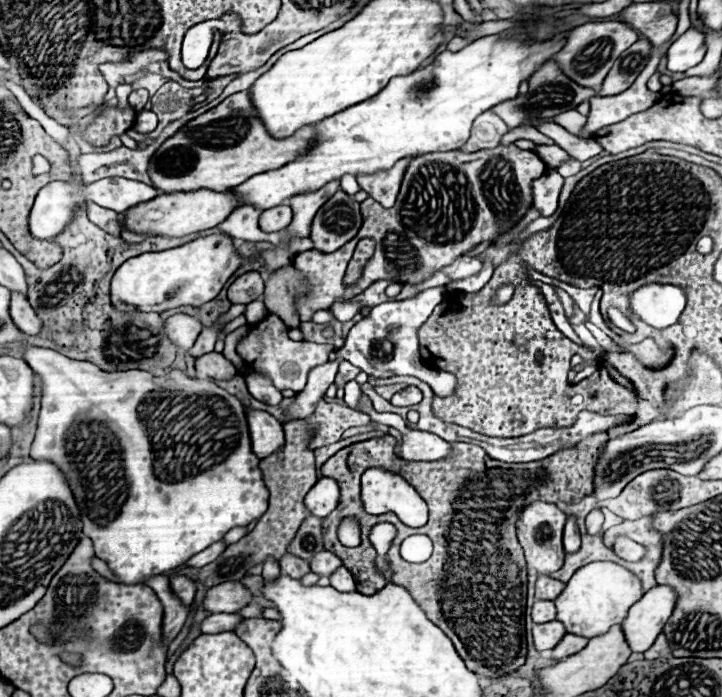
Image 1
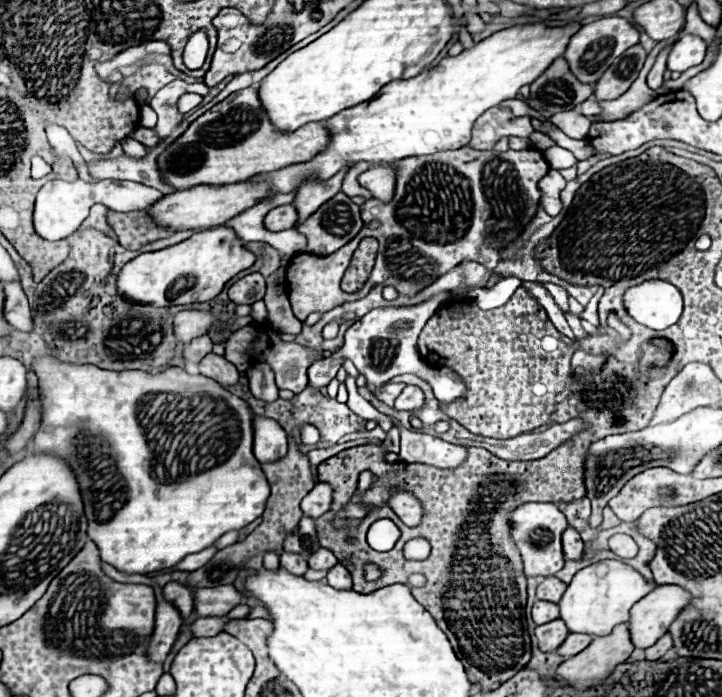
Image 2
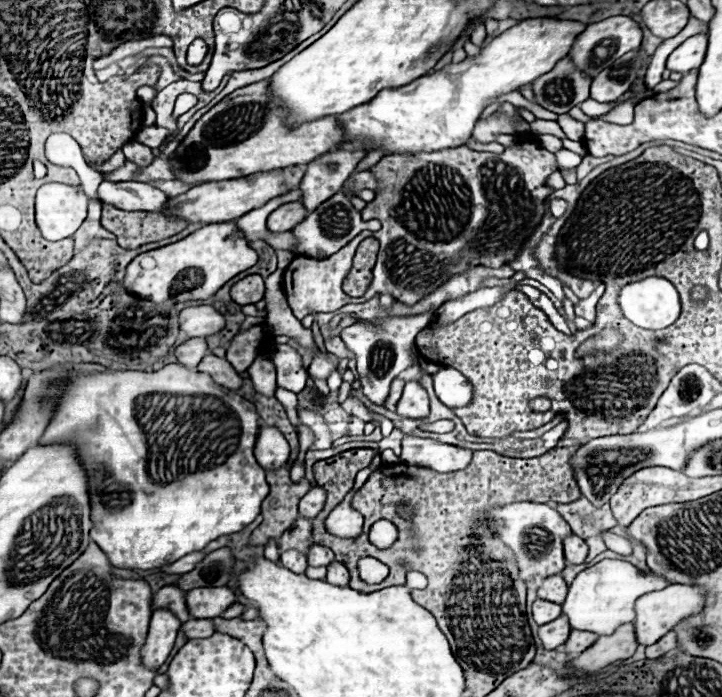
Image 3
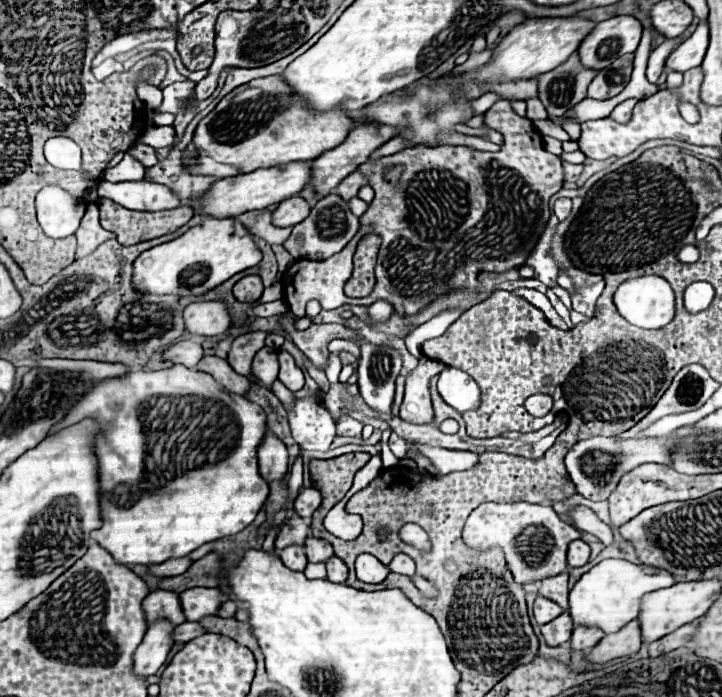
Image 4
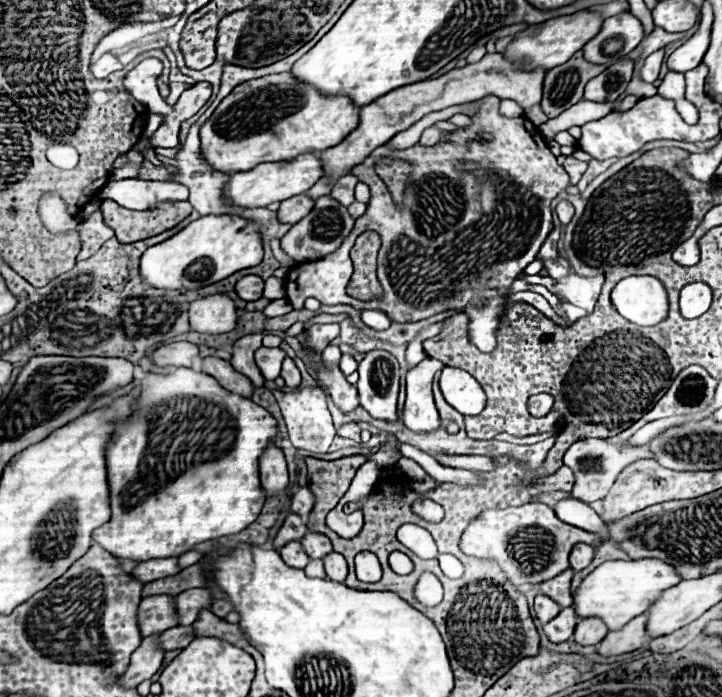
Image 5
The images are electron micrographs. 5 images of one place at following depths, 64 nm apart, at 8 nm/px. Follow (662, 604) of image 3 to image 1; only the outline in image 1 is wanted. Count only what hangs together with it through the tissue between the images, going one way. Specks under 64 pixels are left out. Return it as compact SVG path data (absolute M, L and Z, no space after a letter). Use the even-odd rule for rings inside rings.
M668 586L648 590L622 620L622 632L632 652L646 652L672 616L676 594Z

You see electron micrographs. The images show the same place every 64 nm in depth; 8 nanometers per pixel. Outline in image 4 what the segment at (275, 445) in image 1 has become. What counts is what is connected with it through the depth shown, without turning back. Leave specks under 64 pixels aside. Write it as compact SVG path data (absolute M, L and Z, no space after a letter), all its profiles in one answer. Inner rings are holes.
M266 430L264 440L258 446L258 464L266 482L280 480L286 476L286 468L288 468L286 444L270 430Z

